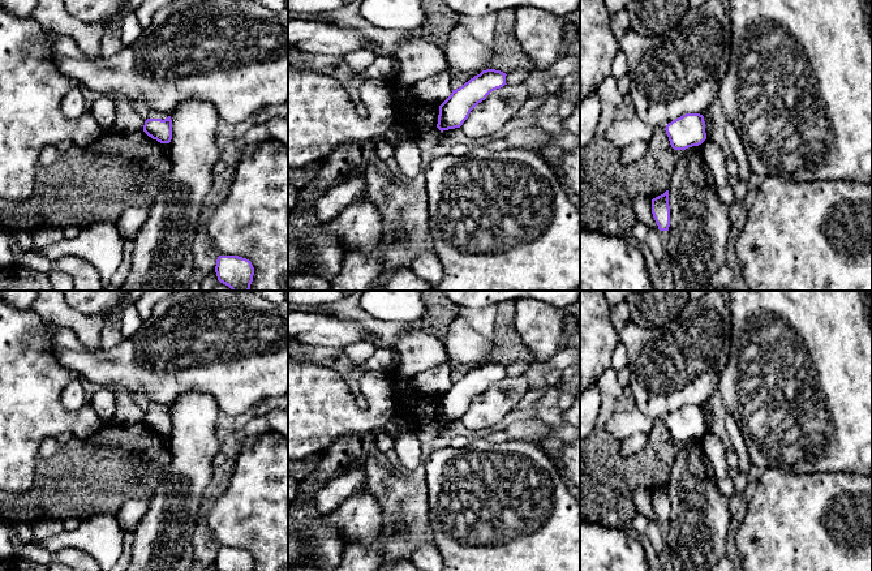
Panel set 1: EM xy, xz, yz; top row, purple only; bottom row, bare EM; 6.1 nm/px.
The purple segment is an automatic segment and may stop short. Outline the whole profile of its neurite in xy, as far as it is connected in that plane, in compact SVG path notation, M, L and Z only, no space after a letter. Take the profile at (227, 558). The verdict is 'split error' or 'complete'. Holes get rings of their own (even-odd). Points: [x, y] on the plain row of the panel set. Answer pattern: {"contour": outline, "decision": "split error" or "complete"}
{"contour": "M219 548L215 564L218 571L253 571L254 559L246 550L239 548Z", "decision": "complete"}

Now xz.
{"contour": "M486 361L452 382L451 387L439 398L437 420L441 424L460 420L478 395L485 392L491 383L507 377L506 368L501 362Z", "decision": "complete"}

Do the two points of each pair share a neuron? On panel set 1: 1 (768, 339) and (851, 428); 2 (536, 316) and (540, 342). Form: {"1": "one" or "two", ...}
{"1": "one", "2": "one"}

